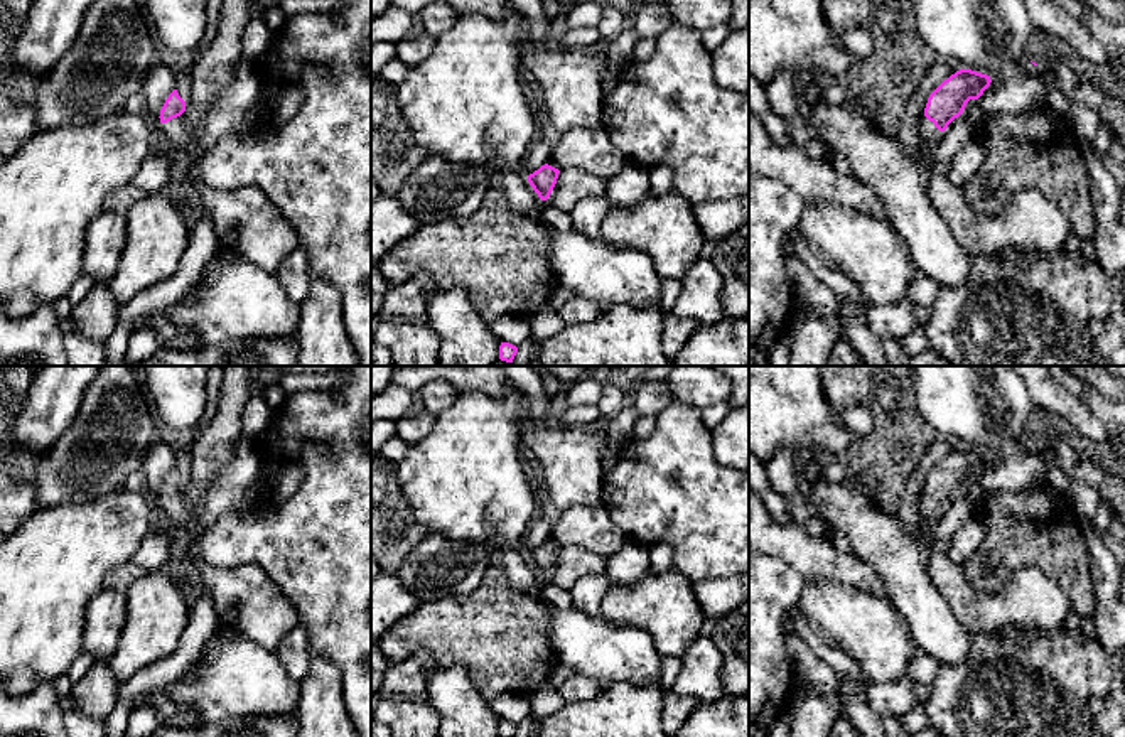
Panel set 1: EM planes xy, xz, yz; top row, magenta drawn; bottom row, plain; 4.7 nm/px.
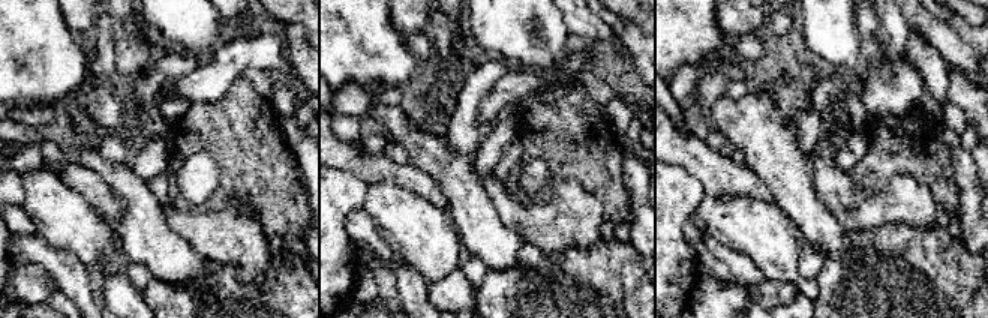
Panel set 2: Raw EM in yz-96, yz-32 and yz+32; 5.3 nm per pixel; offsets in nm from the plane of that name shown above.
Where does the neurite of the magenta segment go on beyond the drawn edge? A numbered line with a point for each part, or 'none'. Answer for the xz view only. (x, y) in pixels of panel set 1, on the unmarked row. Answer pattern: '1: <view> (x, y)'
1: xz (591, 528)

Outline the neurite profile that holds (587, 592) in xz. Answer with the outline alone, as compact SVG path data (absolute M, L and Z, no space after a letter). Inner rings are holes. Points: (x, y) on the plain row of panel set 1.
M589 573L580 577L570 592L572 607L585 612L590 617L600 616L600 602L611 587L611 580L606 573Z

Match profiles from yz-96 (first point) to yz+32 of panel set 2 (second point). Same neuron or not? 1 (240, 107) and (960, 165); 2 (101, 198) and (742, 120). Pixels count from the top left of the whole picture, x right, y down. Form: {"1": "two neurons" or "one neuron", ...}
{"1": "two neurons", "2": "two neurons"}

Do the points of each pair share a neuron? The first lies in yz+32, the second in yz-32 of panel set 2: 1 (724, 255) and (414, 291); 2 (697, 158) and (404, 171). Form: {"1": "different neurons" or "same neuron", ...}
{"1": "different neurons", "2": "same neuron"}

